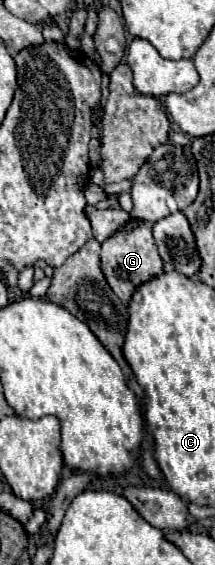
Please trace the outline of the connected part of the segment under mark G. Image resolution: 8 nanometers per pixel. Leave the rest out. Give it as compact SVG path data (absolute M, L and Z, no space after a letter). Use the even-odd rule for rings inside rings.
M130 219L128 225L124 225L124 229L120 229L118 233L114 233L112 237L108 237L102 243L100 257L102 257L102 271L104 271L108 285L120 297L120 301L124 301L126 305L130 303L132 293L144 281L150 281L152 277L158 277L164 271L164 263L158 255L158 249L156 249L154 237L152 237L152 229L144 221L136 221L136 219Z

